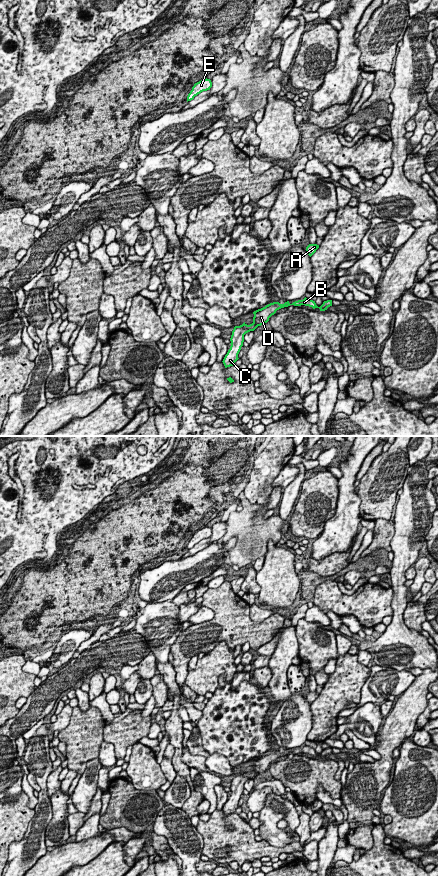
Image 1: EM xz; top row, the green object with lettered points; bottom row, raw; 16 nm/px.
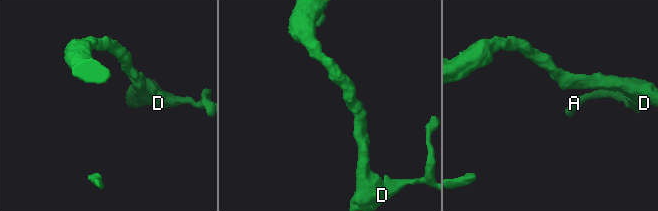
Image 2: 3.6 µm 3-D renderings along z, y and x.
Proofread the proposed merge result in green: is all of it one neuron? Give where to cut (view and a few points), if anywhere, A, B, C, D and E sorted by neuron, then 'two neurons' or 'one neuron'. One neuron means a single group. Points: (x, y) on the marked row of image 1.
no cut; A B C D E; one neuron

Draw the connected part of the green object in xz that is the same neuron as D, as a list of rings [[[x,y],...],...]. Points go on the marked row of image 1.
[[[304,298],[303,300],[298,300],[293,302],[292,304],[289,303],[289,301],[285,302],[284,304],[280,304],[279,302],[273,302],[265,307],[258,309],[253,312],[253,323],[250,325],[247,325],[245,322],[240,326],[235,326],[232,335],[230,338],[231,346],[228,350],[227,354],[225,355],[223,359],[223,364],[225,368],[235,365],[235,362],[239,359],[238,354],[241,350],[241,347],[243,346],[244,342],[244,335],[250,331],[254,331],[258,326],[261,326],[269,321],[269,318],[276,313],[277,310],[288,307],[290,305],[294,306],[309,306],[313,309],[319,308],[320,311],[327,310],[328,307],[332,306],[332,300],[324,301],[323,304],[318,307],[315,303],[315,301]]]

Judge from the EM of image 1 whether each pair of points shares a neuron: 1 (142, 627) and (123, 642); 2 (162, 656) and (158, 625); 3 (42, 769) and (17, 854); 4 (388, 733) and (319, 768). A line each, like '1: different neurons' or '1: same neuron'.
1: different neurons
2: same neuron
3: same neuron
4: different neurons

